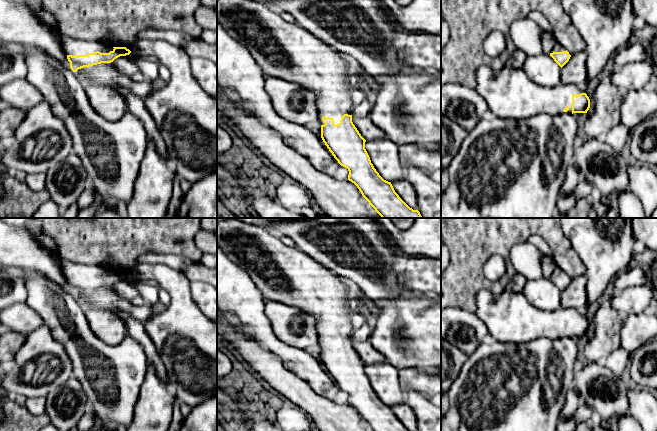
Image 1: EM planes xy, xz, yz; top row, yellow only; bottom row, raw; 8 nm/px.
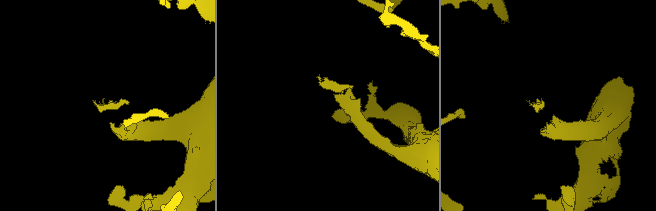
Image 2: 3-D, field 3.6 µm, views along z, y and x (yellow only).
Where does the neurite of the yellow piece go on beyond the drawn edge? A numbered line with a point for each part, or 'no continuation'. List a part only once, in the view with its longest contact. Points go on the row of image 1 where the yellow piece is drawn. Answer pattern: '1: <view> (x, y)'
1: xy (70, 46)

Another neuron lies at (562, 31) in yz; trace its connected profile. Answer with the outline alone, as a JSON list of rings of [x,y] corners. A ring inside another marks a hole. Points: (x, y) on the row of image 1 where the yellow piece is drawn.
[[[441,0],[441,17],[450,27],[449,41],[441,49],[441,86],[456,83],[475,89],[478,67],[503,69],[516,48],[509,38],[510,26],[514,21],[527,18],[531,11],[540,12],[547,18],[557,43],[570,55],[586,49],[582,36],[564,11],[561,0]],[[495,30],[504,34],[506,48],[500,56],[492,58],[485,53],[483,45],[486,37]]]

